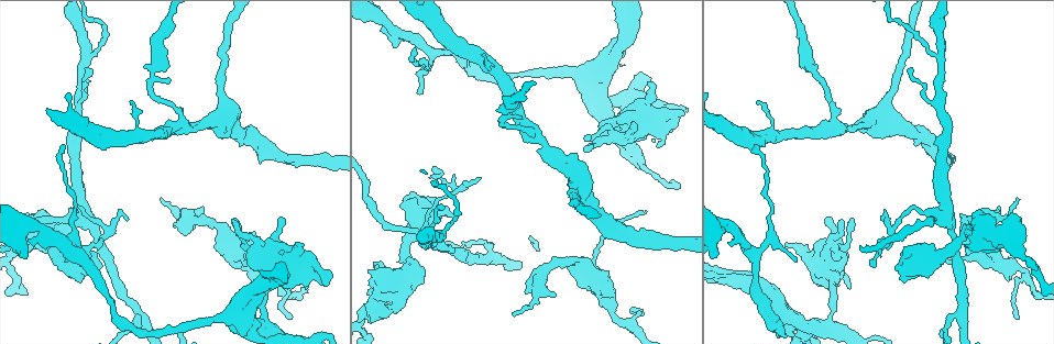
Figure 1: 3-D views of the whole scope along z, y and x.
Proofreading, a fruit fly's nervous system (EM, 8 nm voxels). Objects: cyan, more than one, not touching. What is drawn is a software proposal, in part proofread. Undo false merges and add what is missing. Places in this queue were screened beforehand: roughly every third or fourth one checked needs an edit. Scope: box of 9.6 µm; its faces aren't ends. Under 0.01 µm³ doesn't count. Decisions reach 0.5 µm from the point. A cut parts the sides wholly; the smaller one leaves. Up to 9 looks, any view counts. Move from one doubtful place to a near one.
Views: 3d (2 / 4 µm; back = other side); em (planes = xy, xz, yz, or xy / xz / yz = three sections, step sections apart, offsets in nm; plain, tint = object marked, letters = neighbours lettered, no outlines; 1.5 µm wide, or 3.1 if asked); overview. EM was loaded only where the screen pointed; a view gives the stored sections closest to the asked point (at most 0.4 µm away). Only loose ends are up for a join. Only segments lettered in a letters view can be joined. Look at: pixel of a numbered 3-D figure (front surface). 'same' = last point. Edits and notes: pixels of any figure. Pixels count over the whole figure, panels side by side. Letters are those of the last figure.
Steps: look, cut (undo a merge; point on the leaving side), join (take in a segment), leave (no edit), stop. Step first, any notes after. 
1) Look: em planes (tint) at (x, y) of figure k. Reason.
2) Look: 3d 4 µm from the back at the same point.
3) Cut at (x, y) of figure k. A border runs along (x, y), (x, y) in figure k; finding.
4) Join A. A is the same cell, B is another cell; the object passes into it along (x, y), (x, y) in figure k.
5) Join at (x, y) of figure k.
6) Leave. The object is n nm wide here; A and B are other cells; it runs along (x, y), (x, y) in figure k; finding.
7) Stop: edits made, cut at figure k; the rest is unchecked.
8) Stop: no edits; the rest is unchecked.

Look: em planes (letters) at (106, 228) of figure 1. Abrupt turn.

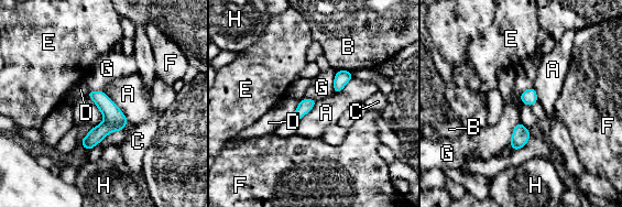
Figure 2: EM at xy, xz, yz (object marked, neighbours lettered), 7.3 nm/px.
Leave. The object is 100 nm wide here; A, B, C, D, E, F, G and H are other cells; all the same neuron.

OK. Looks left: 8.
Look: em yz step 4 (letters) at (829, 321) of figure 1. A fork.

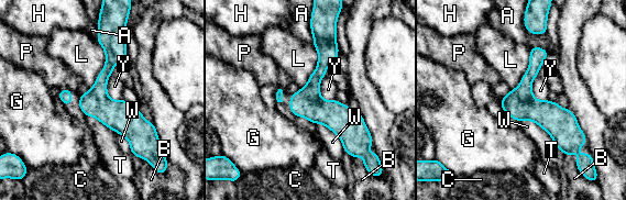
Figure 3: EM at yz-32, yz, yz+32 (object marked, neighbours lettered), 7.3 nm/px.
Leave. The object is 220 nm wide here; A, B, C, G, H, L, P, T, W and Y are other cells; a border runs along (534, 77), (533, 95), (547, 100) in figure 3; one neuron here.

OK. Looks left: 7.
Look: 3d 4 µm from the back at (785, 244) of figure 1. Branch stops here.

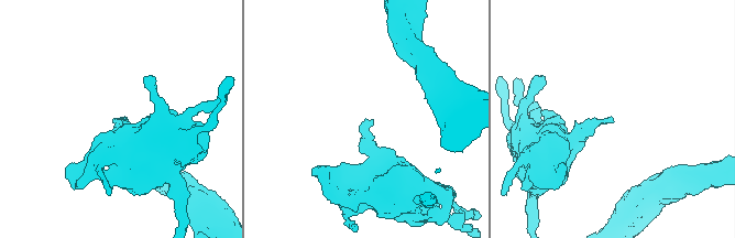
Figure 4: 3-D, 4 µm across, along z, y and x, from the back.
Look: em planes (letters) at (126, 117) of figure 4. Now the EM.

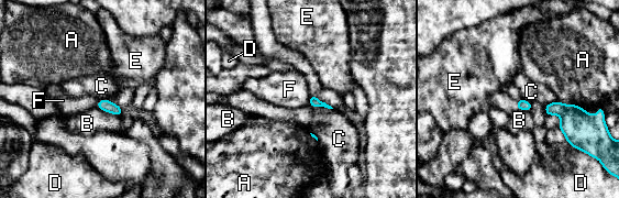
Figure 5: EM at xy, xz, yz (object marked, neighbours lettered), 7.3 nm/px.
Leave. A, B, C, D, E and F are other cells; a border runs along (311, 106), (332, 109) in figure 5; none of them fits.

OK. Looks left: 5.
Look: em xy step 8 (letters) at (436, 206) of figure 1. Branch stops here.

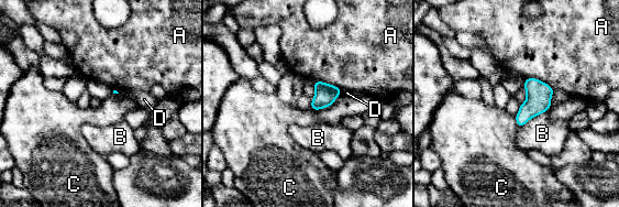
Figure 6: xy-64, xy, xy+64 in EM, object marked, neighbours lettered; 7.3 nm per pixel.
Look: em planes (letters) at the same point. Another direction.

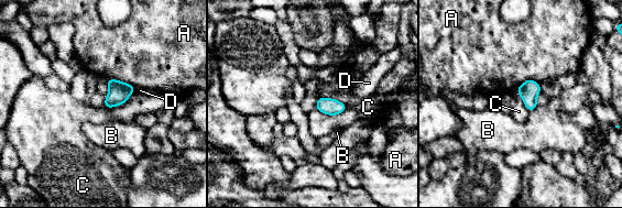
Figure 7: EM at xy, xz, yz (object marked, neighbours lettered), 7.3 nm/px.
Leave. A, B, C and D are other cells; a border runs along (134, 91), (120, 105), (102, 106) in figure 7; no lettered segment goes on from it.

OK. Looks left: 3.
Stop: no edits; the rest is unchecked.

